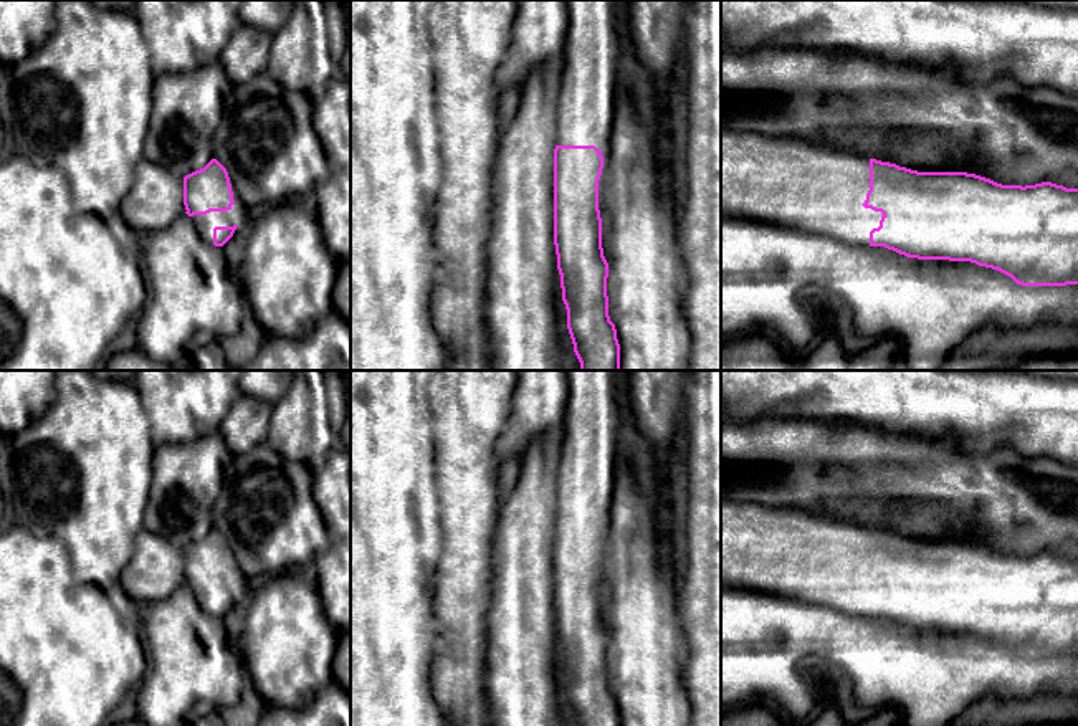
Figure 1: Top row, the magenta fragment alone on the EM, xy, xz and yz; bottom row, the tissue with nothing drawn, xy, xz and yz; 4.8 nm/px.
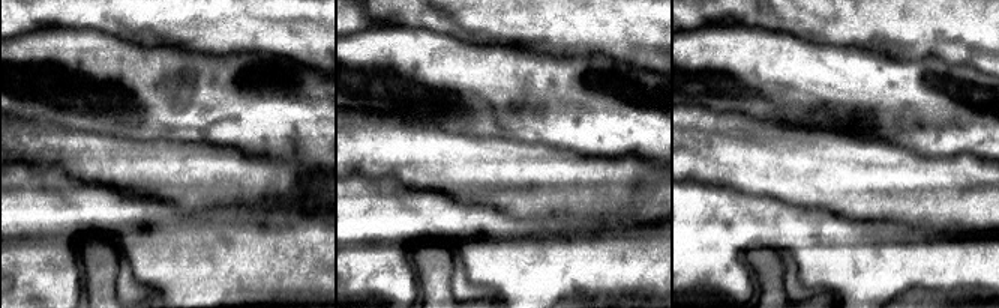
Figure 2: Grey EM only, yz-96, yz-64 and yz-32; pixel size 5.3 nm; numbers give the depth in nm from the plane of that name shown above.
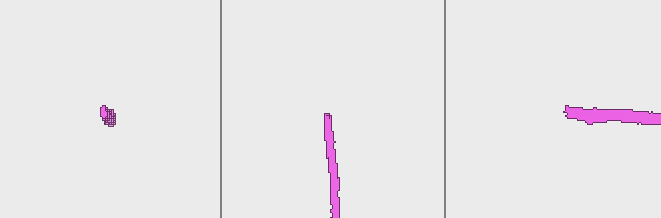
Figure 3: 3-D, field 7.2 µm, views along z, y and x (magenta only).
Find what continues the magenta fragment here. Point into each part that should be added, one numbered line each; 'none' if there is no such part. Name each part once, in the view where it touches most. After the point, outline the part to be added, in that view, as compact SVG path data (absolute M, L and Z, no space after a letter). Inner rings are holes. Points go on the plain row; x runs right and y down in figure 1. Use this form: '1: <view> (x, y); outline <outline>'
1: yz (786, 551); outline M721 499L721 585L777 594L800 602L828 605L851 615L870 617L870 602L880 597L881 582L865 579L870 561L870 529L797 508L769 508L757 503Z

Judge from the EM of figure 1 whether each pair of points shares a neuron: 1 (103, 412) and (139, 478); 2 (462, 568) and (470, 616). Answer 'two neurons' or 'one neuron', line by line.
1: one neuron
2: one neuron

